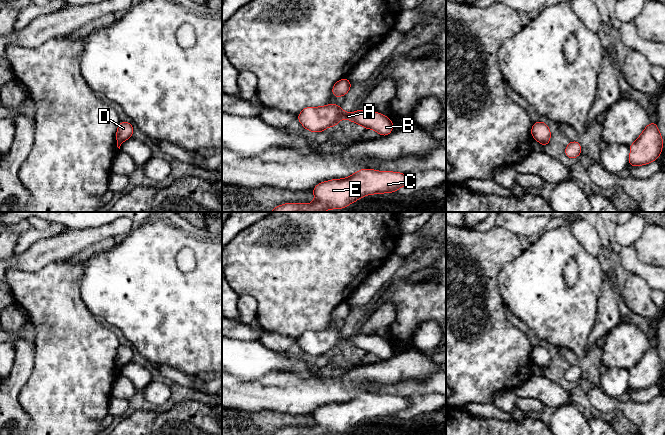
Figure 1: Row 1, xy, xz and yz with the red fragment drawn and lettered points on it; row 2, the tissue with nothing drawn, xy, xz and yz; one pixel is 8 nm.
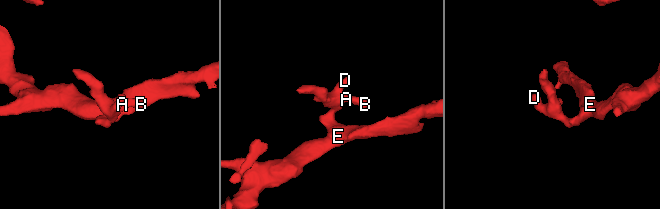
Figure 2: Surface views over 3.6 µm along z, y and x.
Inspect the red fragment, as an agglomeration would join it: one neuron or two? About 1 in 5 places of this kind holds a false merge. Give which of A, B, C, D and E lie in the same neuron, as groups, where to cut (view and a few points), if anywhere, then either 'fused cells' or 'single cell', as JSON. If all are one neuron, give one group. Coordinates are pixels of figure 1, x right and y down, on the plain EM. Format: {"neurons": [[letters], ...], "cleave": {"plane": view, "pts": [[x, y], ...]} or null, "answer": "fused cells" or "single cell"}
{"neurons": [["A", "B", "C", "D", "E"]], "cleave": null, "answer": "single cell"}

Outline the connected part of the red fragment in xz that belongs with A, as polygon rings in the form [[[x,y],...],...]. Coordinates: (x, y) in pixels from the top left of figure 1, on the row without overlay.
[[[332,327],[323,331],[305,331],[297,340],[298,345],[306,354],[315,357],[325,355],[328,350],[337,350],[338,345],[342,342],[346,342],[347,345],[353,345],[365,353],[373,353],[380,360],[389,359],[394,350],[394,347],[381,337],[359,333],[350,338],[349,336],[344,336],[340,329]]]

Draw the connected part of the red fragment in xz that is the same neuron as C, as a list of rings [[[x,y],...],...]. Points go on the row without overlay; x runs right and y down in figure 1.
[[[360,393],[350,401],[333,403],[316,409],[312,415],[315,425],[310,428],[286,427],[275,431],[272,435],[324,435],[327,433],[343,433],[361,421],[369,418],[396,416],[410,407],[409,399]]]

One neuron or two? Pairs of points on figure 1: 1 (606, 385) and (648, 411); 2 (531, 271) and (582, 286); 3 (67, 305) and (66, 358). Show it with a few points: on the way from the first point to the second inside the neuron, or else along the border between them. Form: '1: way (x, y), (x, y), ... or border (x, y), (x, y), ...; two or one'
1: border (599, 387), (608, 395), (616, 398); two
2: way (544, 284), (552, 292), (569, 292); one
3: way (66, 318), (66, 345); one

